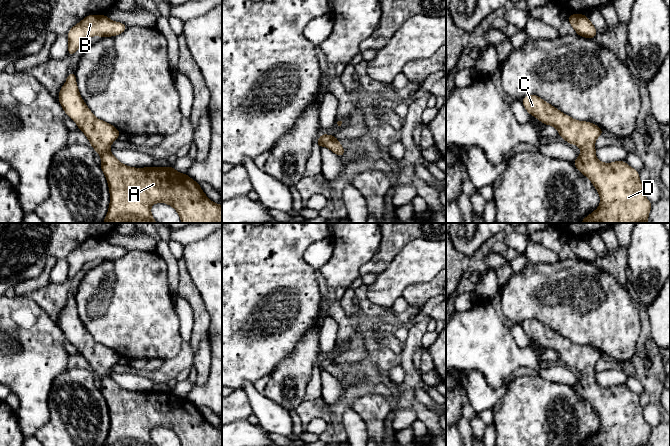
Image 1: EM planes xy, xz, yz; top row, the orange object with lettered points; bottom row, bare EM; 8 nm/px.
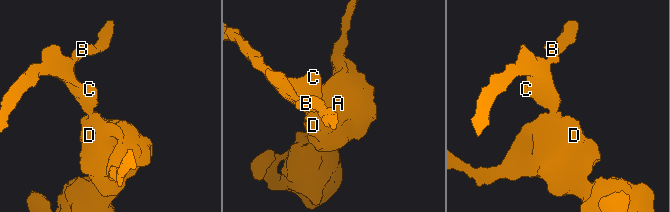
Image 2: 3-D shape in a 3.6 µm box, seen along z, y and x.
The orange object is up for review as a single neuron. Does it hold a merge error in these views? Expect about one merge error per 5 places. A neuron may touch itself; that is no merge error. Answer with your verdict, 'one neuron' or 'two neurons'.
one neuron

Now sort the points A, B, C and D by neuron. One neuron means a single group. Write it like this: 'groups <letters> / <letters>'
groups A B C D

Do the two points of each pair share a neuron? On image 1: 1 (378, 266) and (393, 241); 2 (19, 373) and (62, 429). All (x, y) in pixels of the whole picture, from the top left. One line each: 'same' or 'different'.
1: same
2: different

